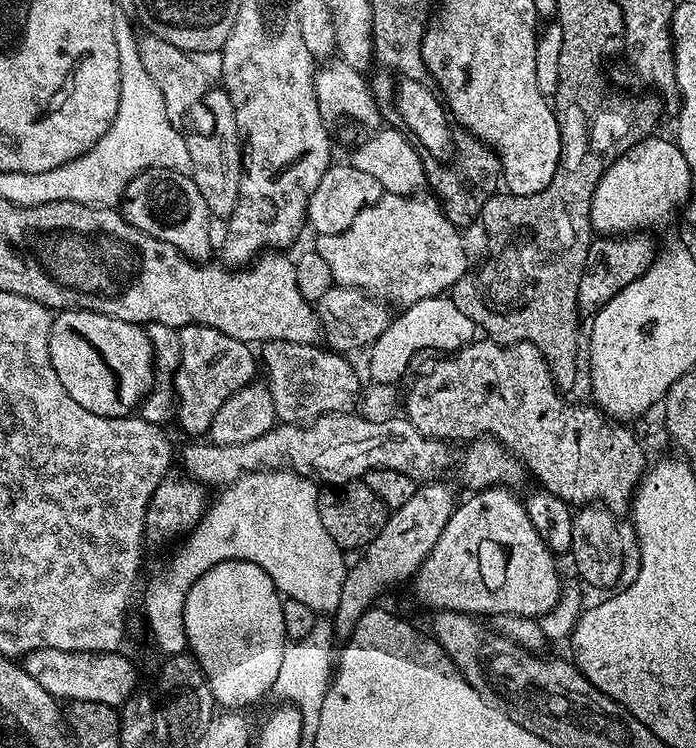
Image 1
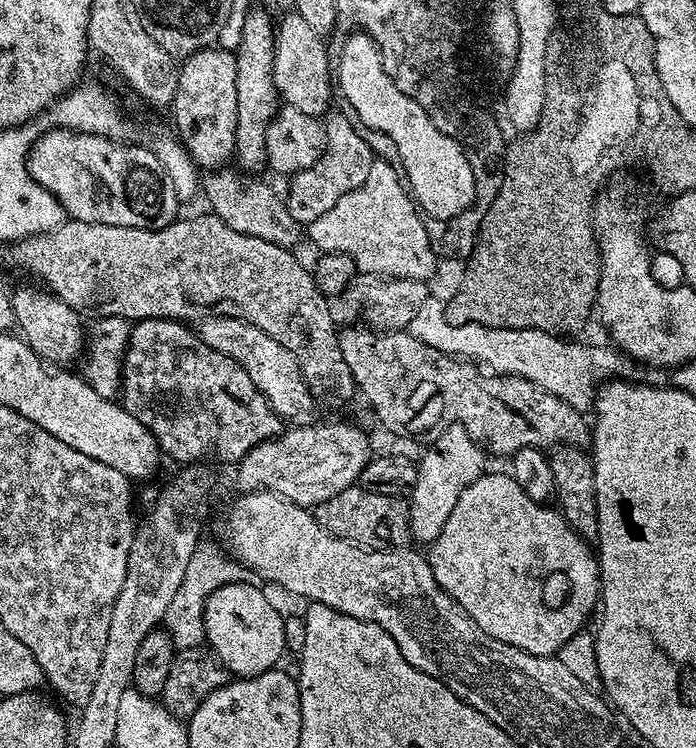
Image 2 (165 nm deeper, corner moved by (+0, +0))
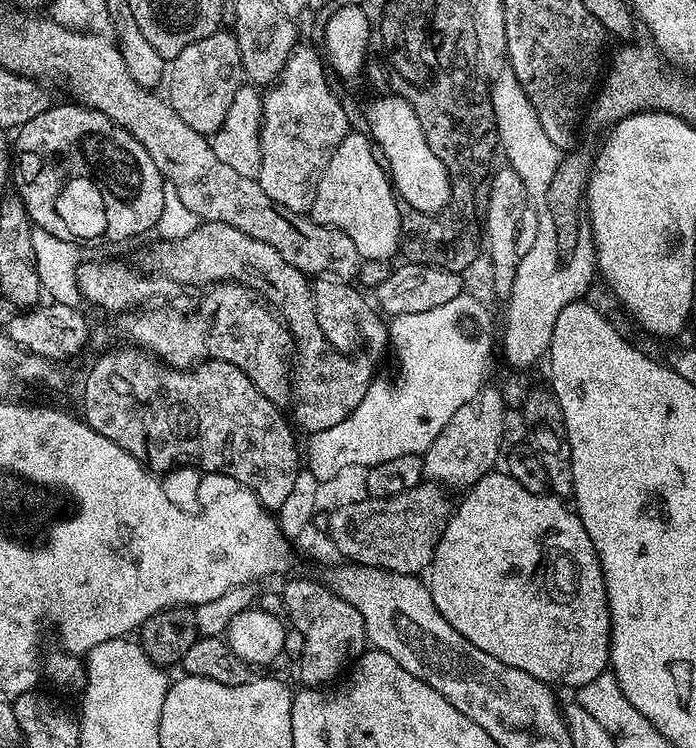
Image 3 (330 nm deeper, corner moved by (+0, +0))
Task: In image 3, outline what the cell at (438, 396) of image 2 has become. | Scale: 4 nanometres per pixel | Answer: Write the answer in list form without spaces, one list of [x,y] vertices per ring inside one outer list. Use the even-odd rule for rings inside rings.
[[[320,278],[312,284],[314,314],[318,318],[318,326],[322,326],[322,334],[339,352],[356,354],[363,350],[368,354],[377,354],[389,347],[390,337],[385,317],[373,307],[370,300],[368,305],[363,295],[367,296],[355,283],[346,280]]]

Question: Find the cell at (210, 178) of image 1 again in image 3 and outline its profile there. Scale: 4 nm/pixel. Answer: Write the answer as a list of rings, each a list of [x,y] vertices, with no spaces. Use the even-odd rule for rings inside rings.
[[[221,30],[210,34],[210,38],[198,38],[198,42],[190,42],[182,54],[170,61],[166,72],[166,99],[174,114],[178,114],[178,118],[182,118],[190,130],[213,134],[226,121],[234,94],[244,79],[244,67],[235,35],[231,31]]]

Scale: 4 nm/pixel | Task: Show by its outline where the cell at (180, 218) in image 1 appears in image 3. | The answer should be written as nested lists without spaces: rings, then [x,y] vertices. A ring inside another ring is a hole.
[[[75,102],[67,103],[53,103],[51,108],[48,108],[42,114],[38,114],[38,118],[30,118],[30,122],[26,122],[15,133],[15,151],[17,148],[18,151],[24,153],[17,160],[15,157],[14,160],[14,184],[20,187],[18,195],[20,201],[26,206],[28,219],[32,221],[35,227],[46,230],[46,234],[54,234],[54,238],[62,238],[73,242],[81,242],[80,240],[128,240],[131,236],[140,236],[143,232],[150,231],[152,227],[155,229],[161,223],[159,220],[163,216],[165,219],[166,216],[166,200],[164,204],[166,181],[164,175],[158,170],[158,166],[154,166],[154,158],[150,158],[147,150],[129,132],[119,128],[110,118],[106,118],[106,114],[102,114],[93,108],[85,108],[84,105]]]

